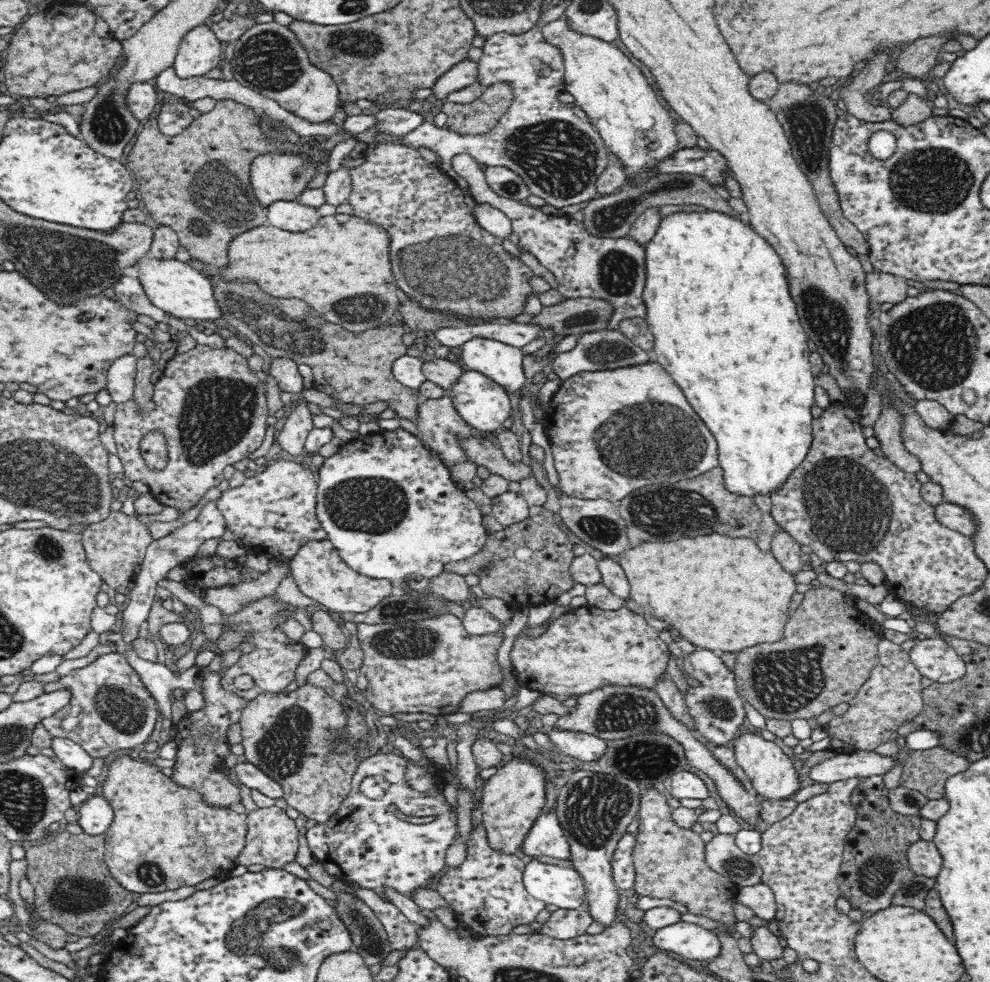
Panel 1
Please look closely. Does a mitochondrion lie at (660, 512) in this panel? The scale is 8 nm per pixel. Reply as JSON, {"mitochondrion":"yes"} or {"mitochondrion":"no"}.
{"mitochondrion":"yes"}

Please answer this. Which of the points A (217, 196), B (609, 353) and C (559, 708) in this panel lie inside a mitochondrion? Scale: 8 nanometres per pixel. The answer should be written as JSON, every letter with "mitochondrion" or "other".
{"A":"mitochondrion","B":"mitochondrion","C":"other"}

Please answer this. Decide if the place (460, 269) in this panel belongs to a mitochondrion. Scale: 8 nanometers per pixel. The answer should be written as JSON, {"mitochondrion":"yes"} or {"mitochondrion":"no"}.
{"mitochondrion":"yes"}

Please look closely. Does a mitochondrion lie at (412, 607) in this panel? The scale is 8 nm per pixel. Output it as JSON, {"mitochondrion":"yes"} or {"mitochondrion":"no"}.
{"mitochondrion":"yes"}

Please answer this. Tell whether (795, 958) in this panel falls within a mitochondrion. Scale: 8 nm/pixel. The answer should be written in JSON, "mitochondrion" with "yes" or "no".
{"mitochondrion":"no"}

